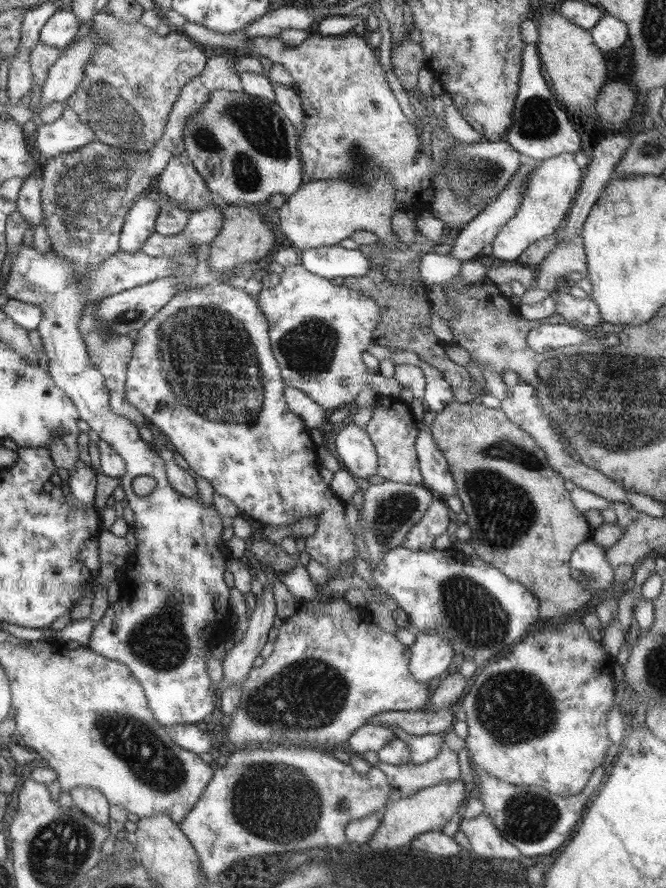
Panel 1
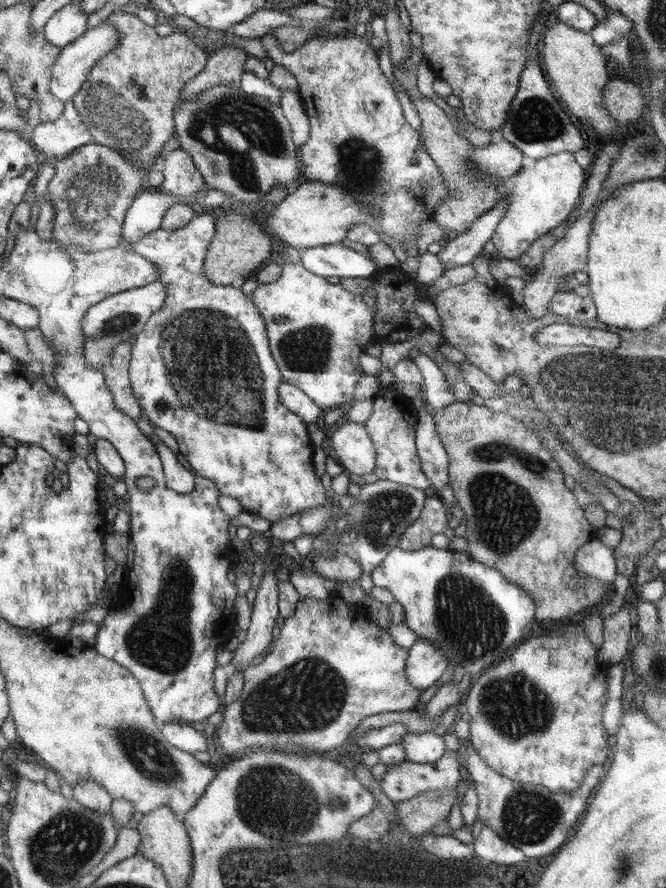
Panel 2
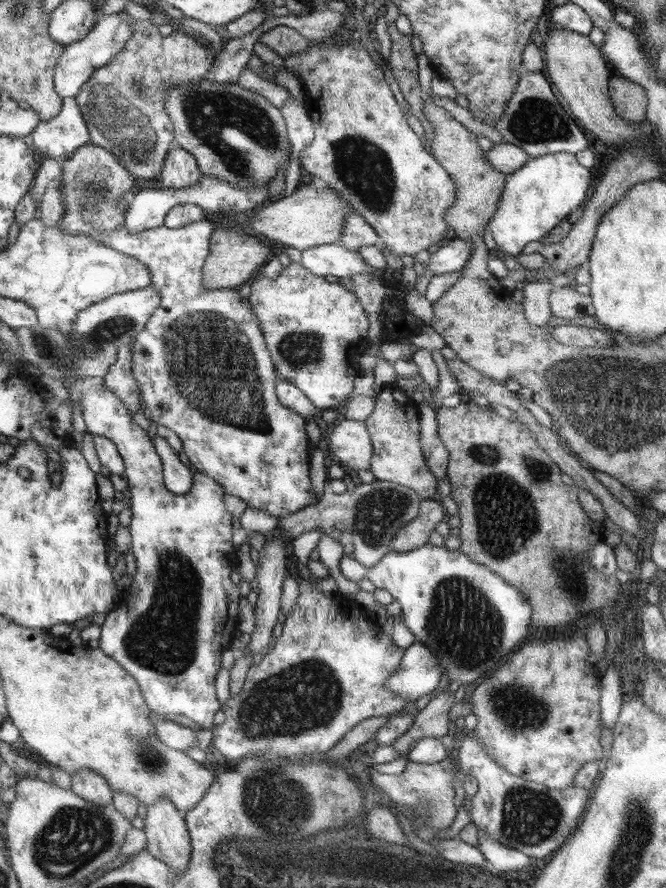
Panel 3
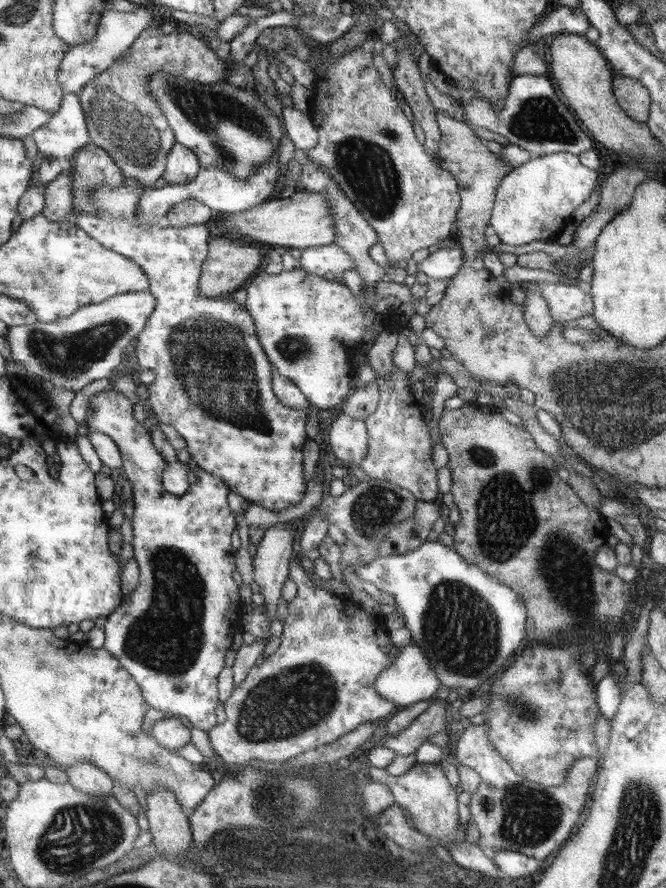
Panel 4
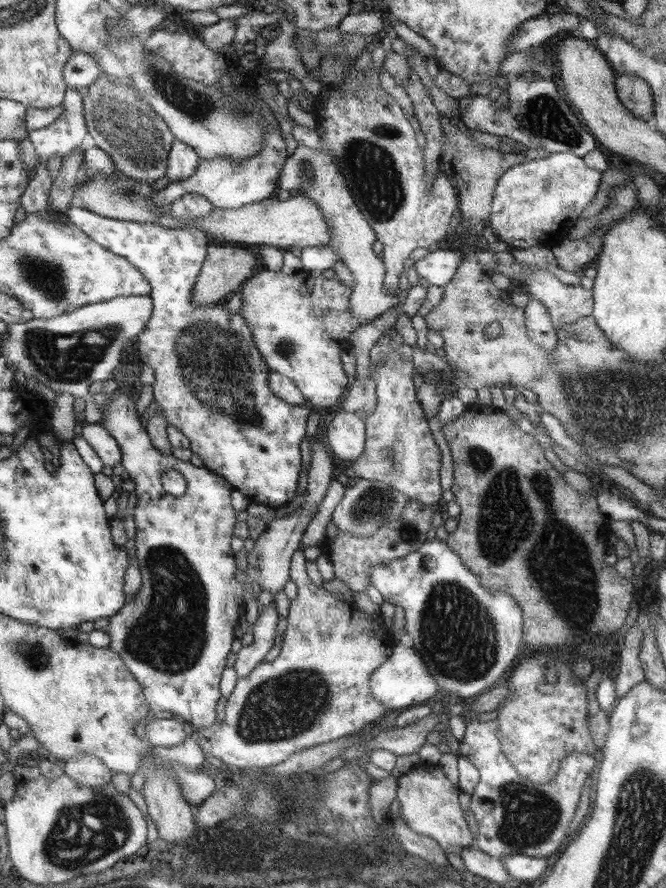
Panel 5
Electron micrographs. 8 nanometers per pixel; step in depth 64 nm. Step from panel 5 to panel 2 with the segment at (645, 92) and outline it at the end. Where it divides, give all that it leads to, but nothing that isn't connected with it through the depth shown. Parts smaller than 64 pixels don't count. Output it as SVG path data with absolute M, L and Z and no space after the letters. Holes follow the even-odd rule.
M614 78L604 91L604 106L610 111L616 123L626 127L632 121L640 119L647 109L641 85Z

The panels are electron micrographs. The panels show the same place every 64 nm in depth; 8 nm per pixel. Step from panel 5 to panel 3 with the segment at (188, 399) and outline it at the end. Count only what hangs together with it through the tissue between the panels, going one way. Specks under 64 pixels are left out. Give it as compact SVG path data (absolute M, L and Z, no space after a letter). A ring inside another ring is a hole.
M209 220L192 222L183 227L166 227L165 225L152 229L142 230L140 233L130 233L126 225L122 224L118 229L104 231L98 229L104 245L112 247L114 250L128 254L132 258L138 258L148 266L150 274L153 275L151 286L161 295L161 306L149 318L148 324L137 334L137 341L132 344L133 351L133 374L138 383L138 391L141 394L141 402L147 418L154 420L158 425L166 426L171 431L176 432L182 441L182 450L190 459L192 469L202 474L208 475L216 482L220 483L227 491L227 494L237 496L242 499L250 508L257 508L266 511L270 515L282 518L288 514L293 514L304 508L310 502L310 476L308 476L308 438L304 432L304 417L297 411L290 410L281 401L277 394L278 372L272 364L272 355L269 352L268 344L265 342L265 334L262 331L260 320L254 314L252 304L246 299L242 299L238 289L206 290L202 283L202 273L205 260L209 256L209 246L212 240L214 227Z

